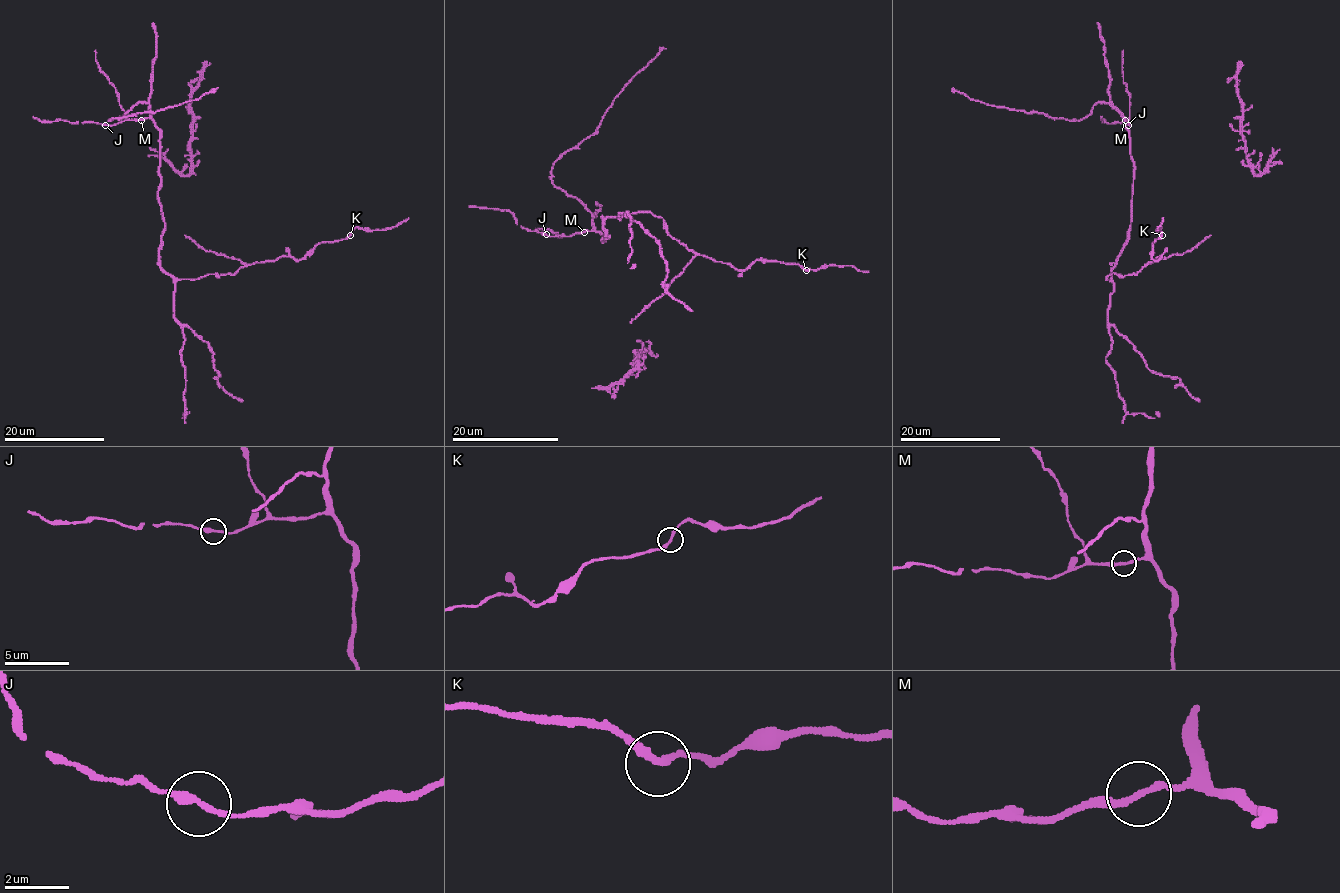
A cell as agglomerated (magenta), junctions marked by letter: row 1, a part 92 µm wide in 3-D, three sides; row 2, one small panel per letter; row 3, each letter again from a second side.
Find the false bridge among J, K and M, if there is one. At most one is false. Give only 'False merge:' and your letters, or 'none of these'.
False merge: none of these

